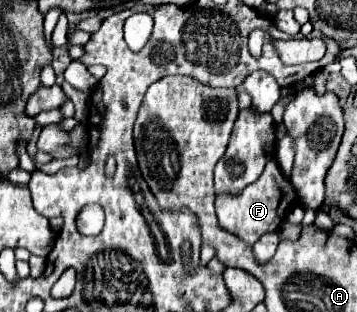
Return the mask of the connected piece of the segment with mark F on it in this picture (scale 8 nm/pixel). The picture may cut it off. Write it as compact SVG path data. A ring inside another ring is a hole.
M269 160L263 174L259 180L249 184L243 192L239 194L217 194L215 200L215 210L219 218L219 226L237 238L241 238L247 246L253 246L263 234L275 232L285 218L287 210L299 202L291 182L283 176L277 160Z

